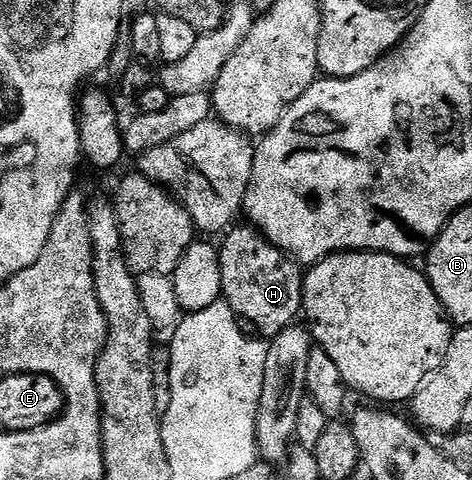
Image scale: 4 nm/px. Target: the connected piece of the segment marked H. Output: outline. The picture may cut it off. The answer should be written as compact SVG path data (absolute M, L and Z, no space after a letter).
M250 224L245 225L227 229L224 234L226 239L218 246L222 298L243 323L251 322L259 330L255 330L259 335L273 340L282 330L295 325L297 318L294 317L303 313L304 270L261 230Z

